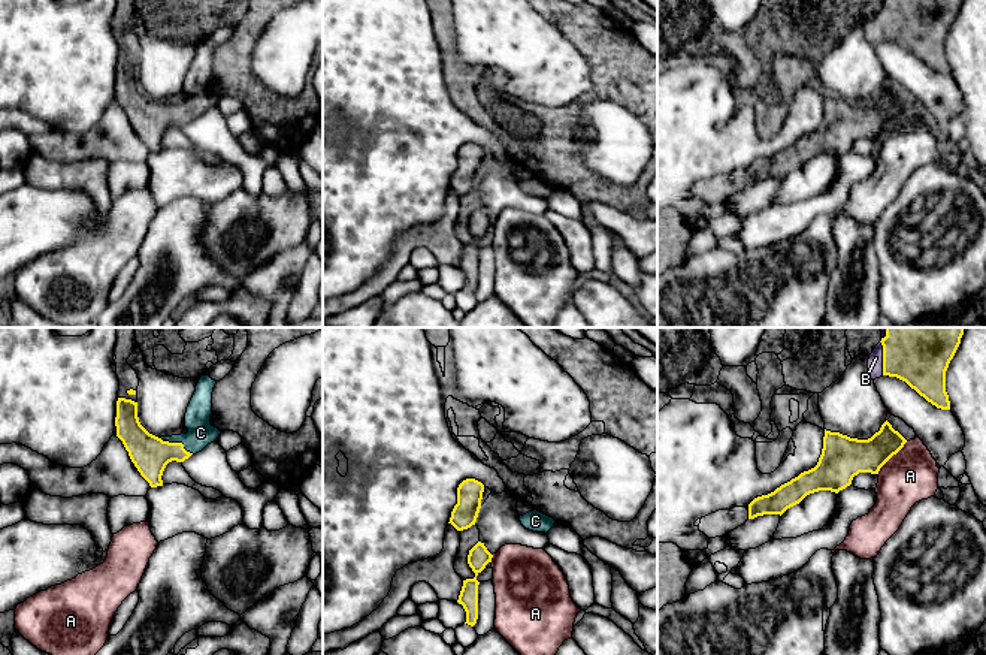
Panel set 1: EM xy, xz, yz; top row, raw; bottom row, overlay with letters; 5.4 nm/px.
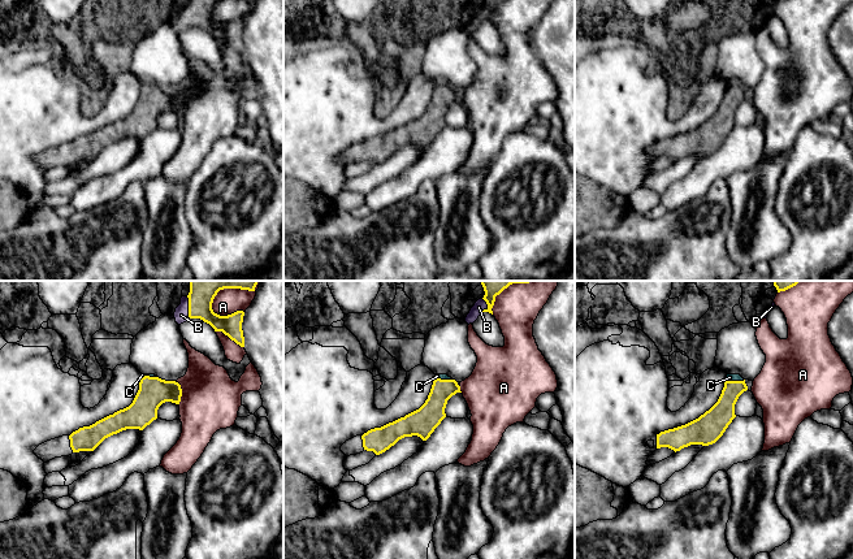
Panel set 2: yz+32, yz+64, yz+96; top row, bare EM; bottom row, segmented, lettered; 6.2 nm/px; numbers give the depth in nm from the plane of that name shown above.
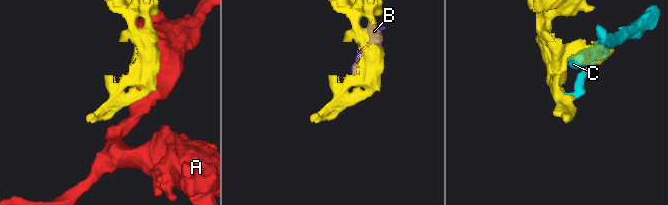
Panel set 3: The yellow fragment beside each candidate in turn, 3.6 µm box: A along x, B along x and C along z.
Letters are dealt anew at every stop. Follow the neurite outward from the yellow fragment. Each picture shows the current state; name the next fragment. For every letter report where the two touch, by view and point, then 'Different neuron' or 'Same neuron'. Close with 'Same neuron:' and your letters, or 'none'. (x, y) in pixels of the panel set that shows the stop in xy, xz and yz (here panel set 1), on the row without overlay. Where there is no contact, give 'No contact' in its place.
A: Touches yellow at yz (891, 121). Different neuron
B: Touches yellow at yz (883, 23). Same neuron
C: Touches yellow at xy (177, 108). Different neuron
Same neuron: B

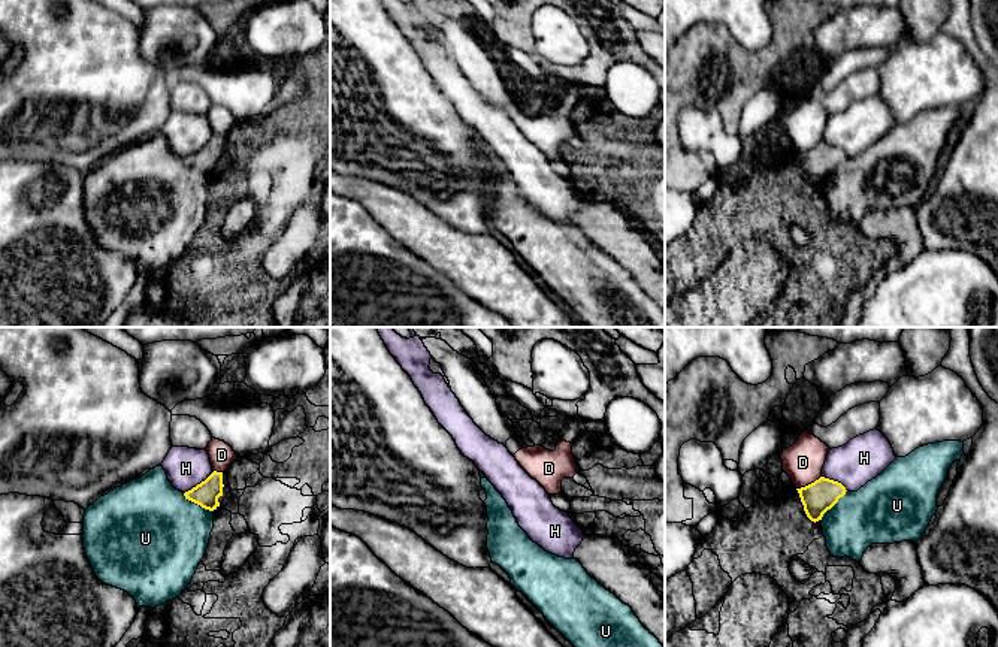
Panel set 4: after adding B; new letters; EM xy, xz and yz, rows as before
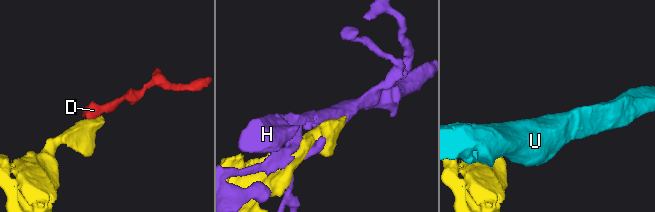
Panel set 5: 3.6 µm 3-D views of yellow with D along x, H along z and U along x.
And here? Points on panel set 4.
D: Touches yellow at yz (809, 150). Different neuron
H: Touches yellow at xy (197, 150). Different neuron
U: Touches yellow at xy (197, 169). Different neuron
Same neuron: none

